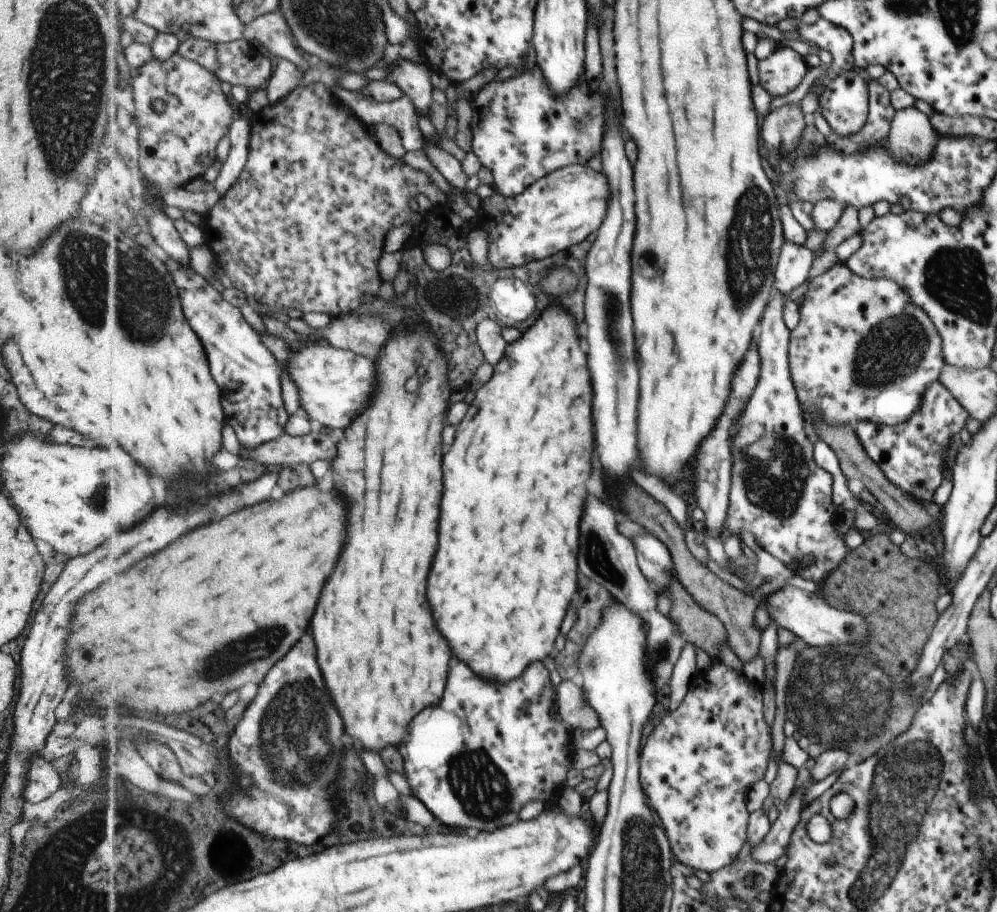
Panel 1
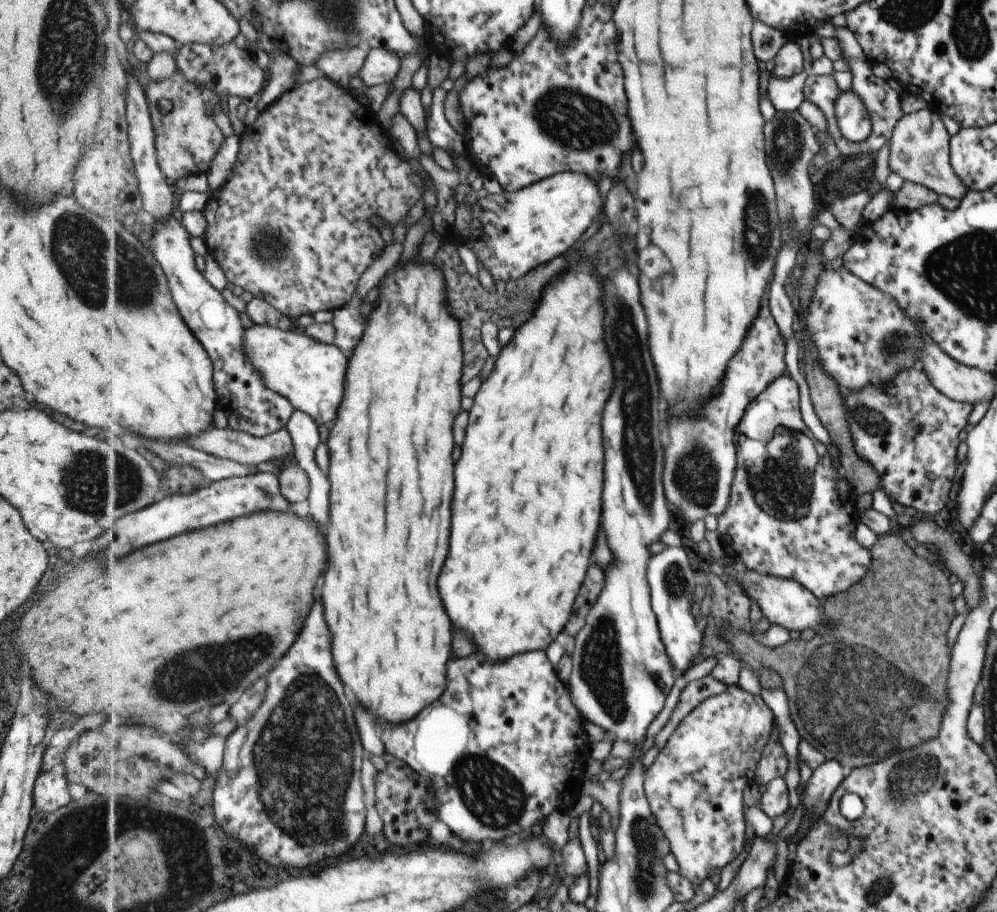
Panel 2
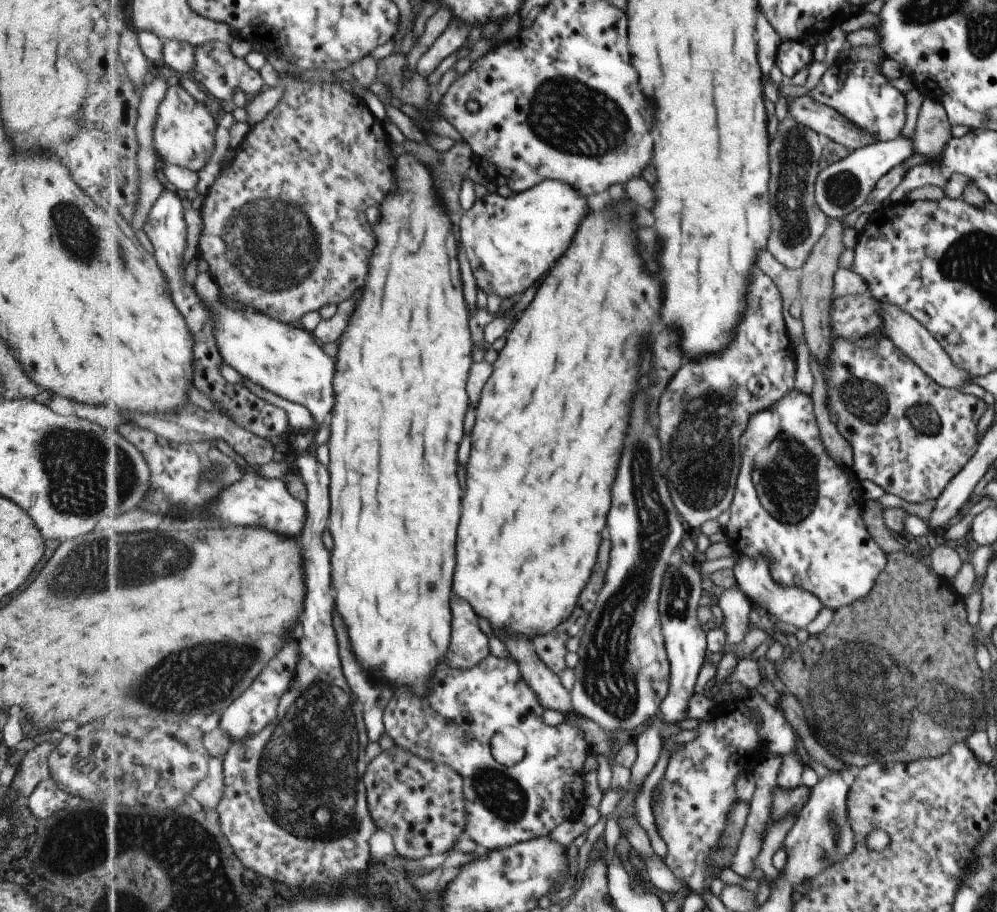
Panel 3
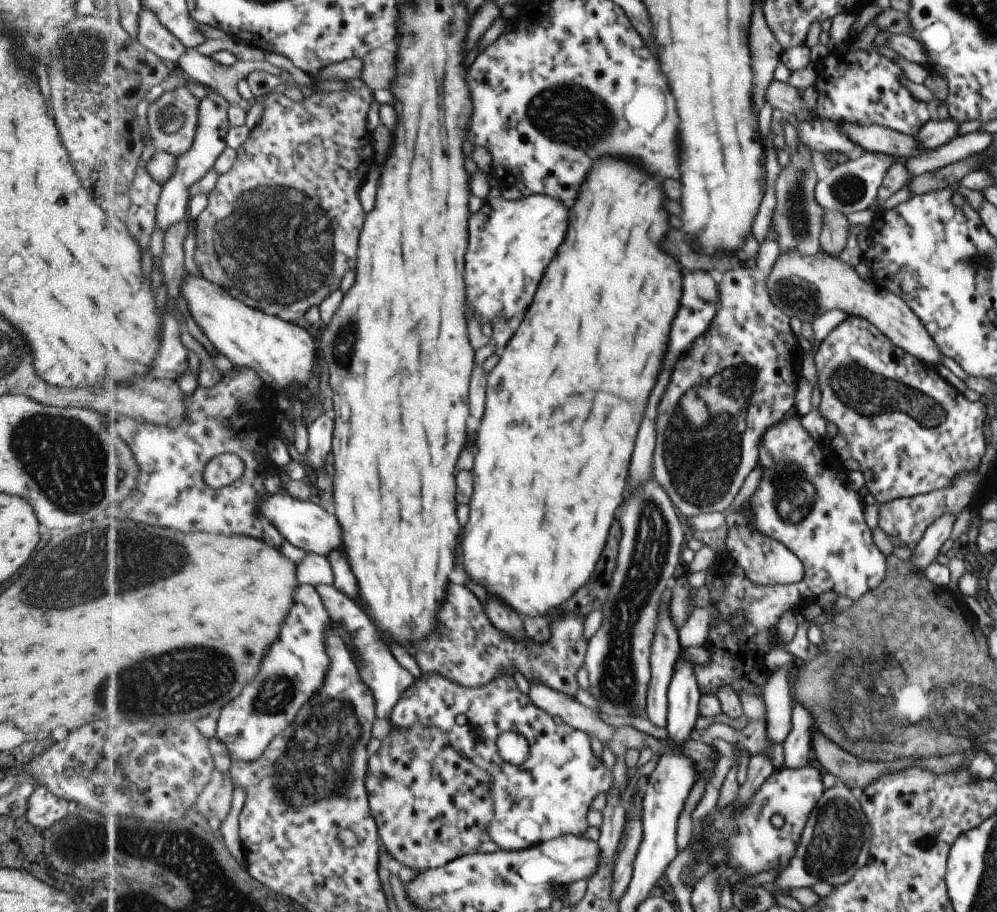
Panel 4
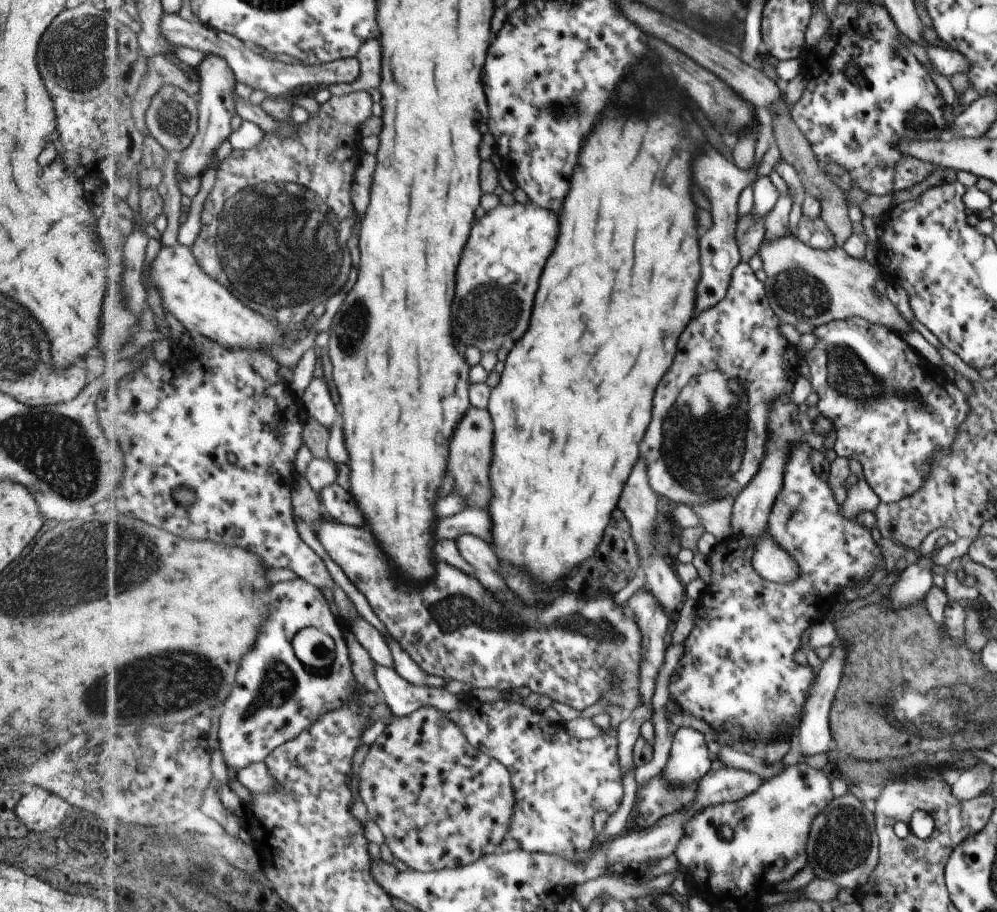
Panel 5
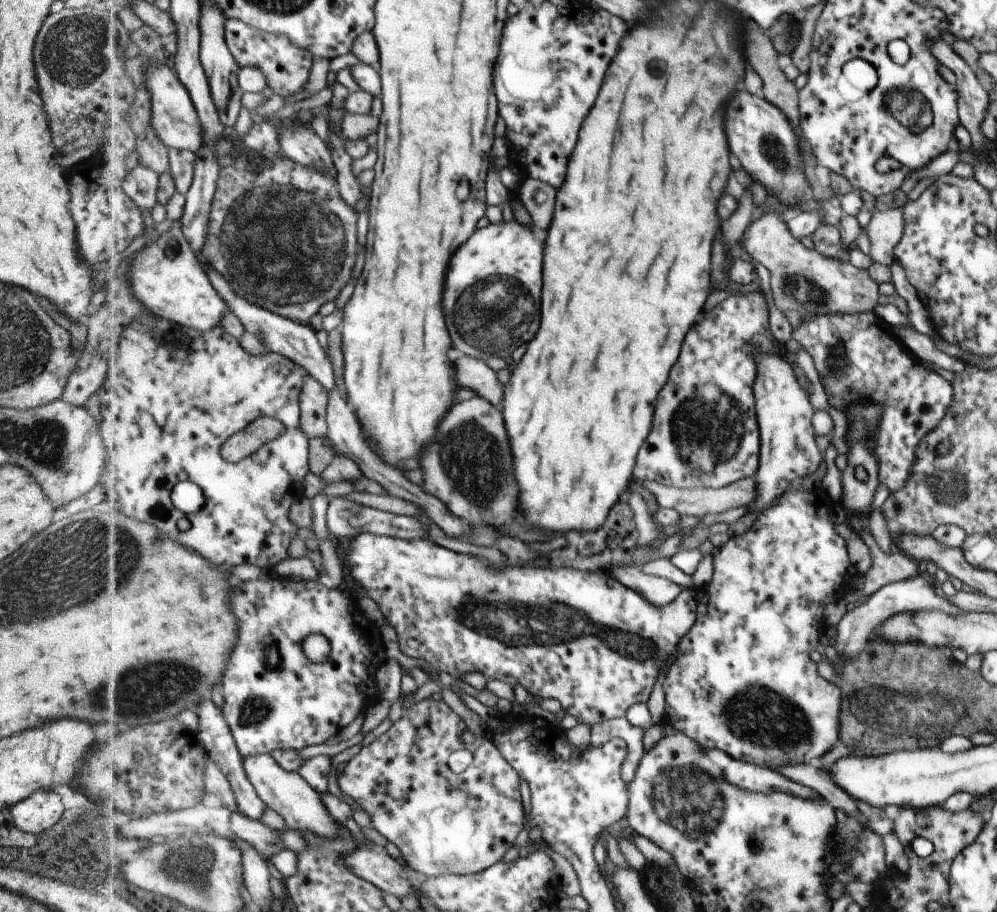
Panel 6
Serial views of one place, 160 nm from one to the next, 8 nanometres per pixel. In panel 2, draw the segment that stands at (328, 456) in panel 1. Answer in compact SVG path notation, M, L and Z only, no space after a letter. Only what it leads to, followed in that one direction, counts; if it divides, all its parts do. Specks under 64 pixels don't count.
M230 427L225 429L209 428L207 432L201 432L201 434L197 434L197 436L189 436L187 440L182 440L182 442L205 453L235 460L235 462L239 464L247 464L247 466L256 466L262 462L283 459L284 457L289 456L290 453L294 454L295 446L287 427L265 437L255 437L244 431L233 430Z

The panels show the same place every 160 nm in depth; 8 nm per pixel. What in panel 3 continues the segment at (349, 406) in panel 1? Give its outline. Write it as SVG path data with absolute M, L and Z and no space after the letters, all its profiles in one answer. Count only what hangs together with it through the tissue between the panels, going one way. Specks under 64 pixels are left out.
M209 271L198 274L194 288L205 305L210 305L216 321L215 339L226 365L243 377L285 400L305 406L317 423L325 421L335 406L333 380L337 362L317 346L306 329L276 320L254 309L235 310L219 298L220 287Z

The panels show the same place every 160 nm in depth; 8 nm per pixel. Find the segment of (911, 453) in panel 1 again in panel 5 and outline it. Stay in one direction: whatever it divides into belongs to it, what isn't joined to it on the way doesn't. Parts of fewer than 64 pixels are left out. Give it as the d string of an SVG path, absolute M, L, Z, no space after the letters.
M851 317L850 319L830 321L829 323L819 325L812 333L816 338L814 345L803 356L801 365L809 377L812 390L817 393L816 409L821 415L828 418L834 426L835 441L832 449L836 456L843 456L843 458L847 459L855 458L855 460L859 461L865 482L878 496L881 503L894 503L903 497L913 495L915 491L921 488L929 476L932 456L940 450L948 450L949 447L953 447L954 436L961 424L965 422L968 414L968 402L965 402L963 394L953 386L953 382L947 380L947 376L939 368L931 366L931 363L927 362L926 357L921 358L915 352L915 349L909 348L895 330L888 329L883 325L873 324L861 317Z

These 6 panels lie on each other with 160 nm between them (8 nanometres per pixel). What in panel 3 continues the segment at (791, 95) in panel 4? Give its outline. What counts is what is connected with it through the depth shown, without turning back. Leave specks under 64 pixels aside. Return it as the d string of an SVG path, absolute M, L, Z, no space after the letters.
M807 95L791 98L787 102L787 113L801 126L807 126L816 134L841 144L846 149L857 149L876 142L865 130L859 130L841 114L831 108L814 102Z

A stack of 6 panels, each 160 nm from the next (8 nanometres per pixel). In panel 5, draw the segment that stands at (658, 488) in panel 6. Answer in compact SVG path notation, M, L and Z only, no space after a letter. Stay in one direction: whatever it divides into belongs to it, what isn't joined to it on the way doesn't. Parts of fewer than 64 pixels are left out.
M729 495L708 503L693 503L690 506L701 518L706 532L713 534L717 541L721 542L735 534L732 525L735 501L736 496Z

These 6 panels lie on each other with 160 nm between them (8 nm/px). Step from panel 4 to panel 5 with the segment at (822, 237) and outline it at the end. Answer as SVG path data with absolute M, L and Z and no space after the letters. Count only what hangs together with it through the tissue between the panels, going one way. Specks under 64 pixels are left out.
M771 57L763 62L763 70L765 74L771 79L781 90L781 97L775 99L768 107L771 111L771 124L772 124L772 136L773 140L779 150L780 159L791 165L791 168L795 170L797 176L801 182L801 186L804 188L806 194L815 197L819 204L819 218L825 222L828 231L833 235L834 244L841 246L851 235L851 222L847 217L847 204L844 192L835 185L828 174L821 170L818 166L818 160L812 153L811 145L804 137L804 134L800 131L800 128L794 123L794 120L790 117L790 108L787 106L783 98L783 80L780 80L775 73L775 66L777 61Z

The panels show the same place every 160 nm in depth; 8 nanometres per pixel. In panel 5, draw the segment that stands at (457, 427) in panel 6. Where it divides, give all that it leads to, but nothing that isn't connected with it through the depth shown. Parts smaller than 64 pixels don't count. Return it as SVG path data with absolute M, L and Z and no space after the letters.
M471 408L467 416L459 422L455 436L451 438L451 452L449 452L449 474L455 478L455 494L463 496L467 506L475 508L489 508L493 500L491 490L491 462L493 462L493 420L489 410Z

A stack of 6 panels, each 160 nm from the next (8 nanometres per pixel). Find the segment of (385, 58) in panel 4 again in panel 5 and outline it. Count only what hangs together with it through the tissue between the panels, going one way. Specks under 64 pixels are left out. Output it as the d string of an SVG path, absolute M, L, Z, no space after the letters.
M371 39L363 43L359 54L354 57L361 64L361 76L357 79L357 82L338 82L323 87L330 92L331 96L366 91L369 88L379 90L379 86L381 86L381 58L383 58L383 48L381 48L379 39Z

